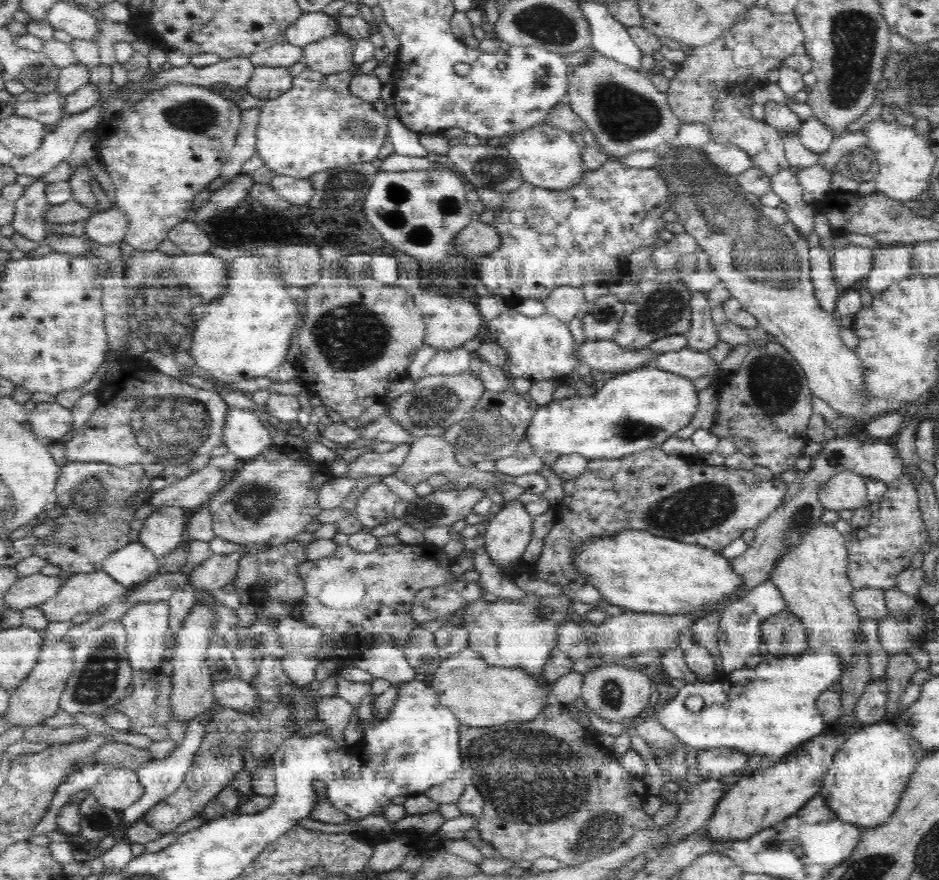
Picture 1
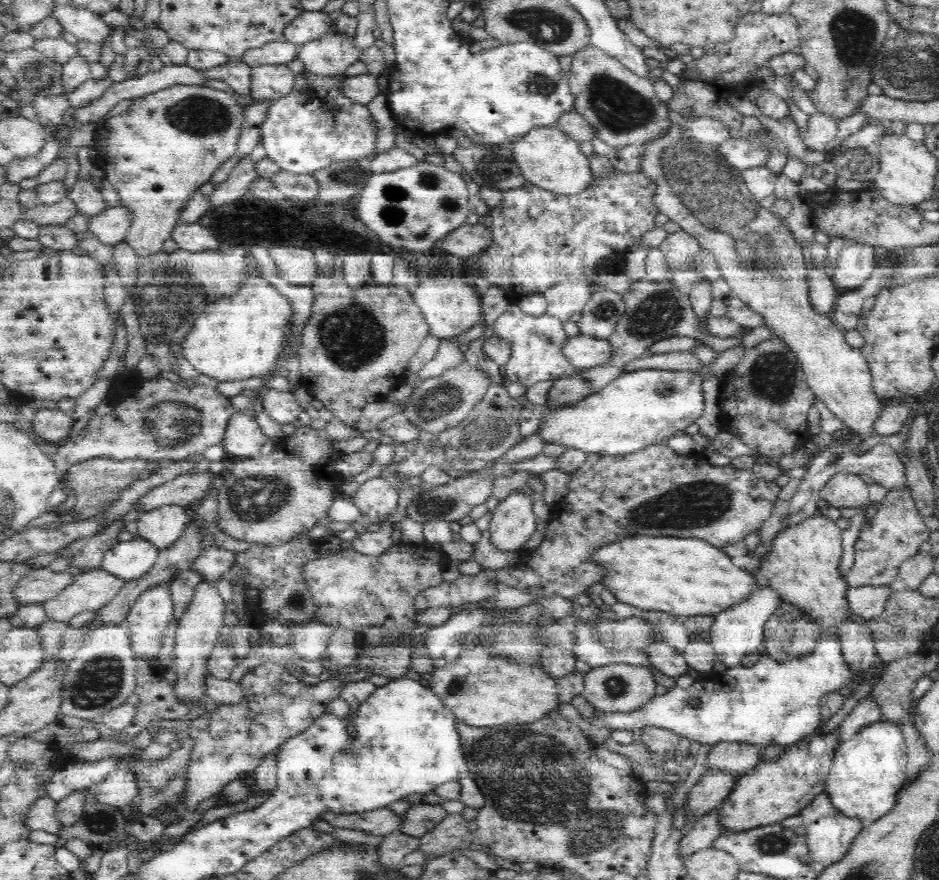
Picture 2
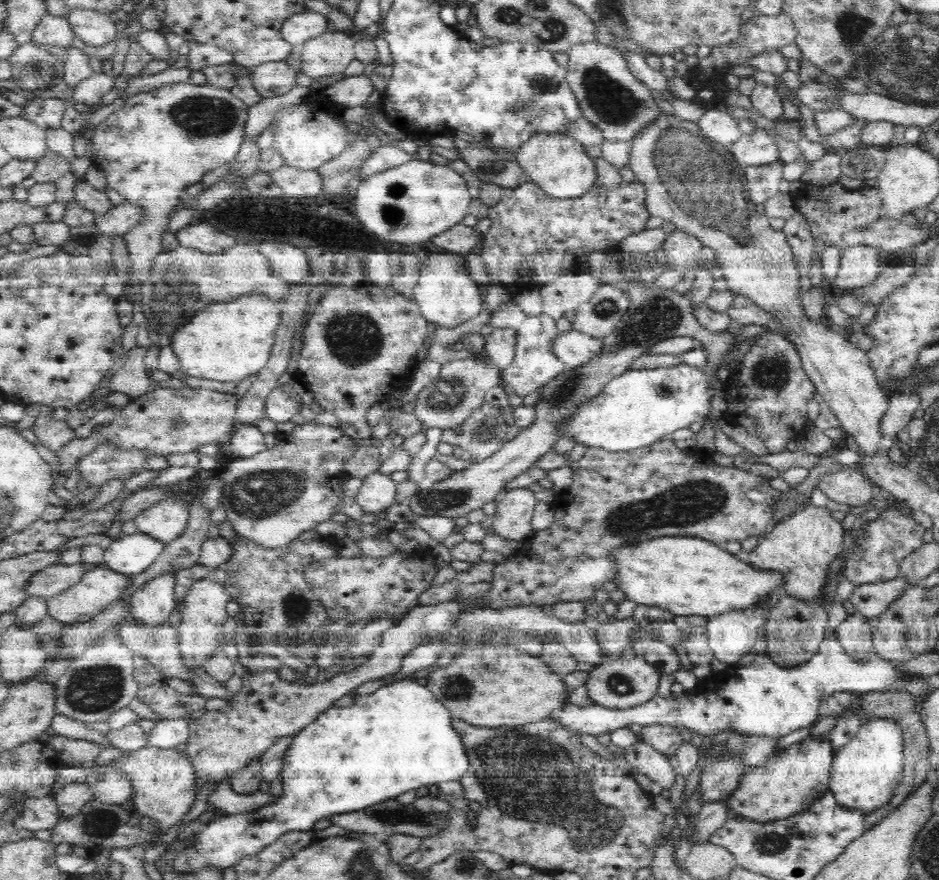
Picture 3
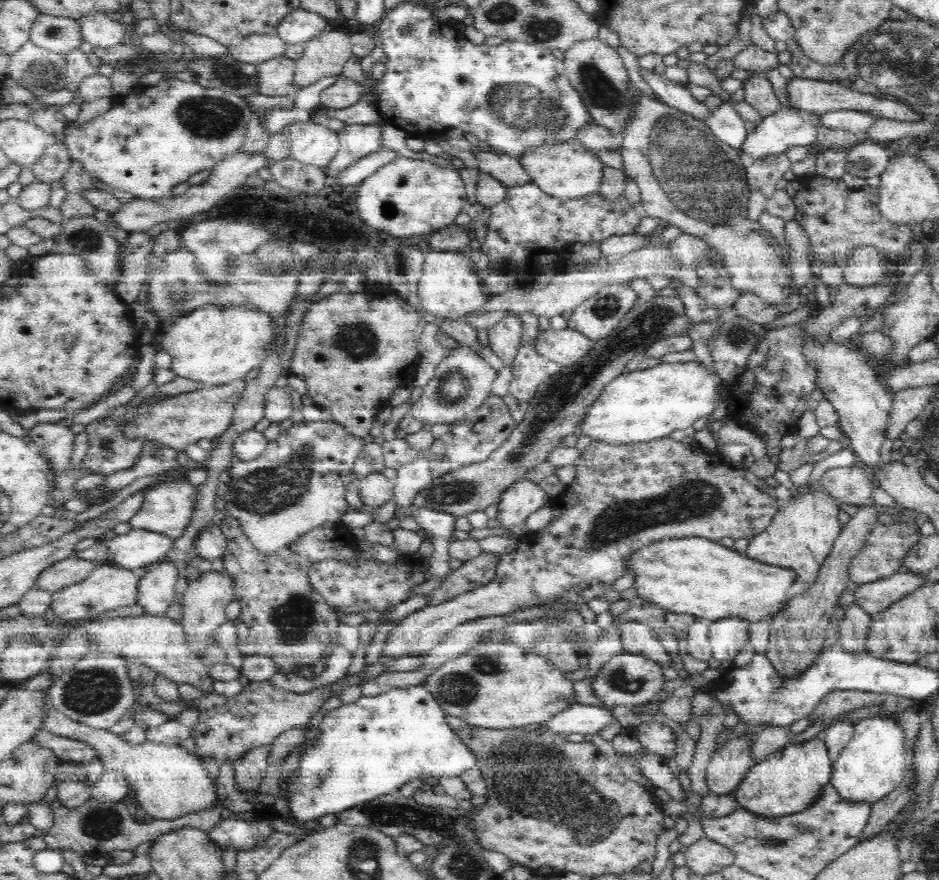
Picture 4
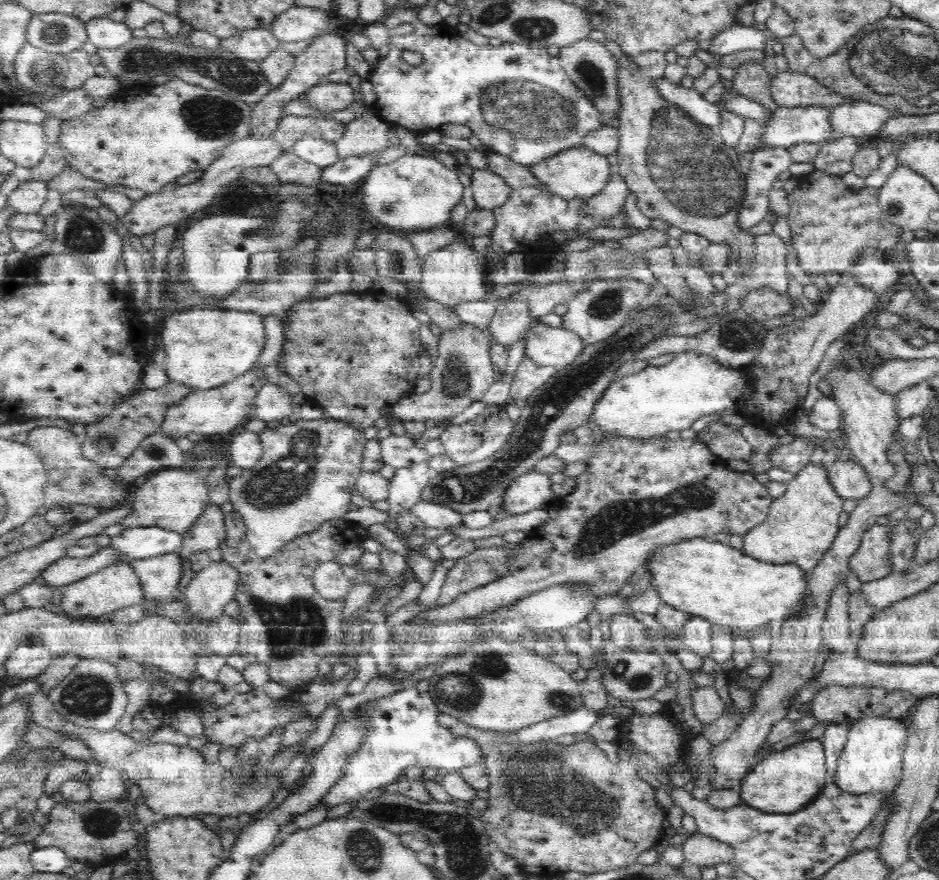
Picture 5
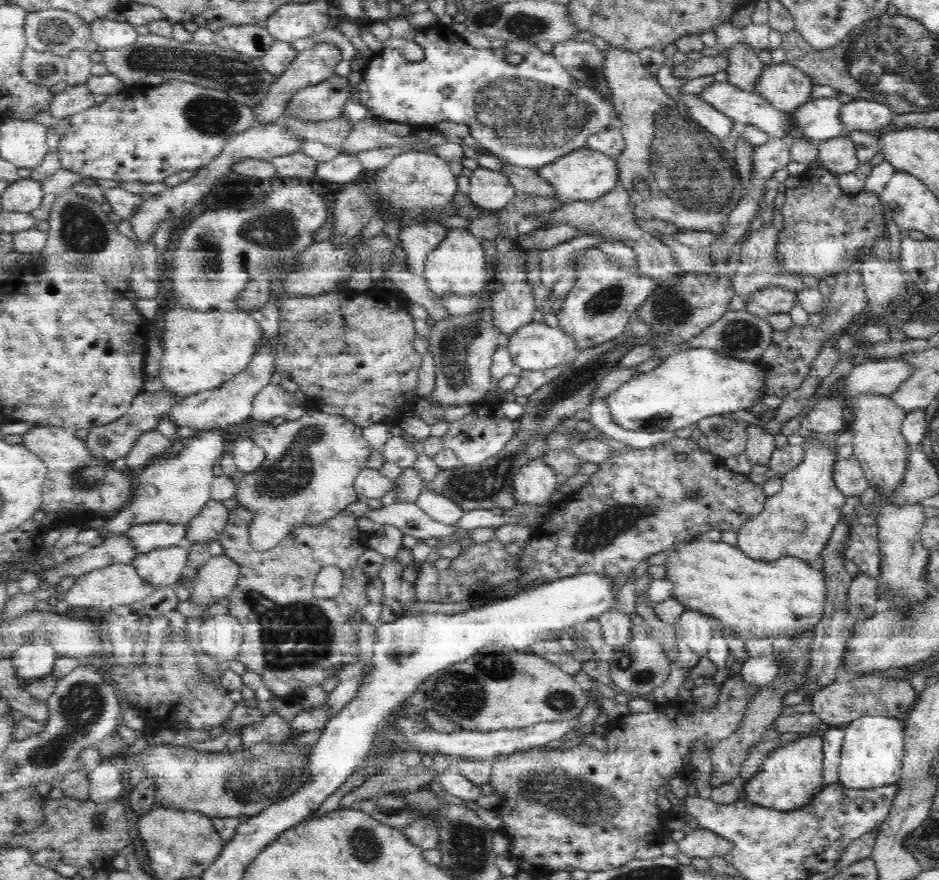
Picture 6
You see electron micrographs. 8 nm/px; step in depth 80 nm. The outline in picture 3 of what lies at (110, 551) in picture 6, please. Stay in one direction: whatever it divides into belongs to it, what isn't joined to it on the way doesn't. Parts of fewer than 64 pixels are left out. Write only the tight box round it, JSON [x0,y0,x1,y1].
[24,563,88,599]

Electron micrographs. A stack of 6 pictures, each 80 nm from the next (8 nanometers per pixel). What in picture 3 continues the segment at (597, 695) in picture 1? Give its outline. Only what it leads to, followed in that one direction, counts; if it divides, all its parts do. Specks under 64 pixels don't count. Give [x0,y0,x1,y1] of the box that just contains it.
[585,657,661,710]

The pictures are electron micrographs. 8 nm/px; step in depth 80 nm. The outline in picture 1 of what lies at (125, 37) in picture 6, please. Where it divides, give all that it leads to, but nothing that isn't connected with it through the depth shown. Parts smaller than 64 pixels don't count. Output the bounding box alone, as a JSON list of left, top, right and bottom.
[44,1,98,41]

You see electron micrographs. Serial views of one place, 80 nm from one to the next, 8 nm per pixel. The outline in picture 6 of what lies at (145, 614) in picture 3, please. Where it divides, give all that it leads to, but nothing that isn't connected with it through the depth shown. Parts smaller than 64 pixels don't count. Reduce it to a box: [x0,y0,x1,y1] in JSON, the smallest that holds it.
[131,546,188,590]

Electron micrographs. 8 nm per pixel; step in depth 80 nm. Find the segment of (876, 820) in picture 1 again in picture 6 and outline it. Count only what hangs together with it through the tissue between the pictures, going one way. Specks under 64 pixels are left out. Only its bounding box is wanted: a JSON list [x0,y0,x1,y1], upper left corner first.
[838,715,905,790]

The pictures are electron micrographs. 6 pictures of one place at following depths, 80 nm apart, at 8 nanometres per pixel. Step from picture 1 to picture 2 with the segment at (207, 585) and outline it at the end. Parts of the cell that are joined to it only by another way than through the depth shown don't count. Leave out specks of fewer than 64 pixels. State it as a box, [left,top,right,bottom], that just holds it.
[192,545,236,584]

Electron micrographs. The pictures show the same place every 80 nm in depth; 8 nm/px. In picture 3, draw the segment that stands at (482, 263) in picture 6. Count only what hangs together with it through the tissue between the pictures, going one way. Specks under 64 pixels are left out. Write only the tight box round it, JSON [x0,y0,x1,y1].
[413,250,483,329]

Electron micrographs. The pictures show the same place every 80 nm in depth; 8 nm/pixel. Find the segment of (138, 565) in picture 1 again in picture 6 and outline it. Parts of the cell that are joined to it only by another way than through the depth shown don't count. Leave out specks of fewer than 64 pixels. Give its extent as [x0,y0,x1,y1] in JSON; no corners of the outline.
[124,523,186,554]

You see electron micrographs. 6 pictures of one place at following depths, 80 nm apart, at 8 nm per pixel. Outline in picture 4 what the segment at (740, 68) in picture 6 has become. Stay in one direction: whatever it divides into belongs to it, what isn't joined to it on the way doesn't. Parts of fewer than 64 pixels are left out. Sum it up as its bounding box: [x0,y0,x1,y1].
[742,71,783,115]

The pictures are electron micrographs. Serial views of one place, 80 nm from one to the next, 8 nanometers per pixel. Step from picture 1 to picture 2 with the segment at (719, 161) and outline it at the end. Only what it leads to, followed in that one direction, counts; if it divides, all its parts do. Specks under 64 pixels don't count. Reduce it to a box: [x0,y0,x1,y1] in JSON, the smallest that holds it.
[716,140,767,171]

